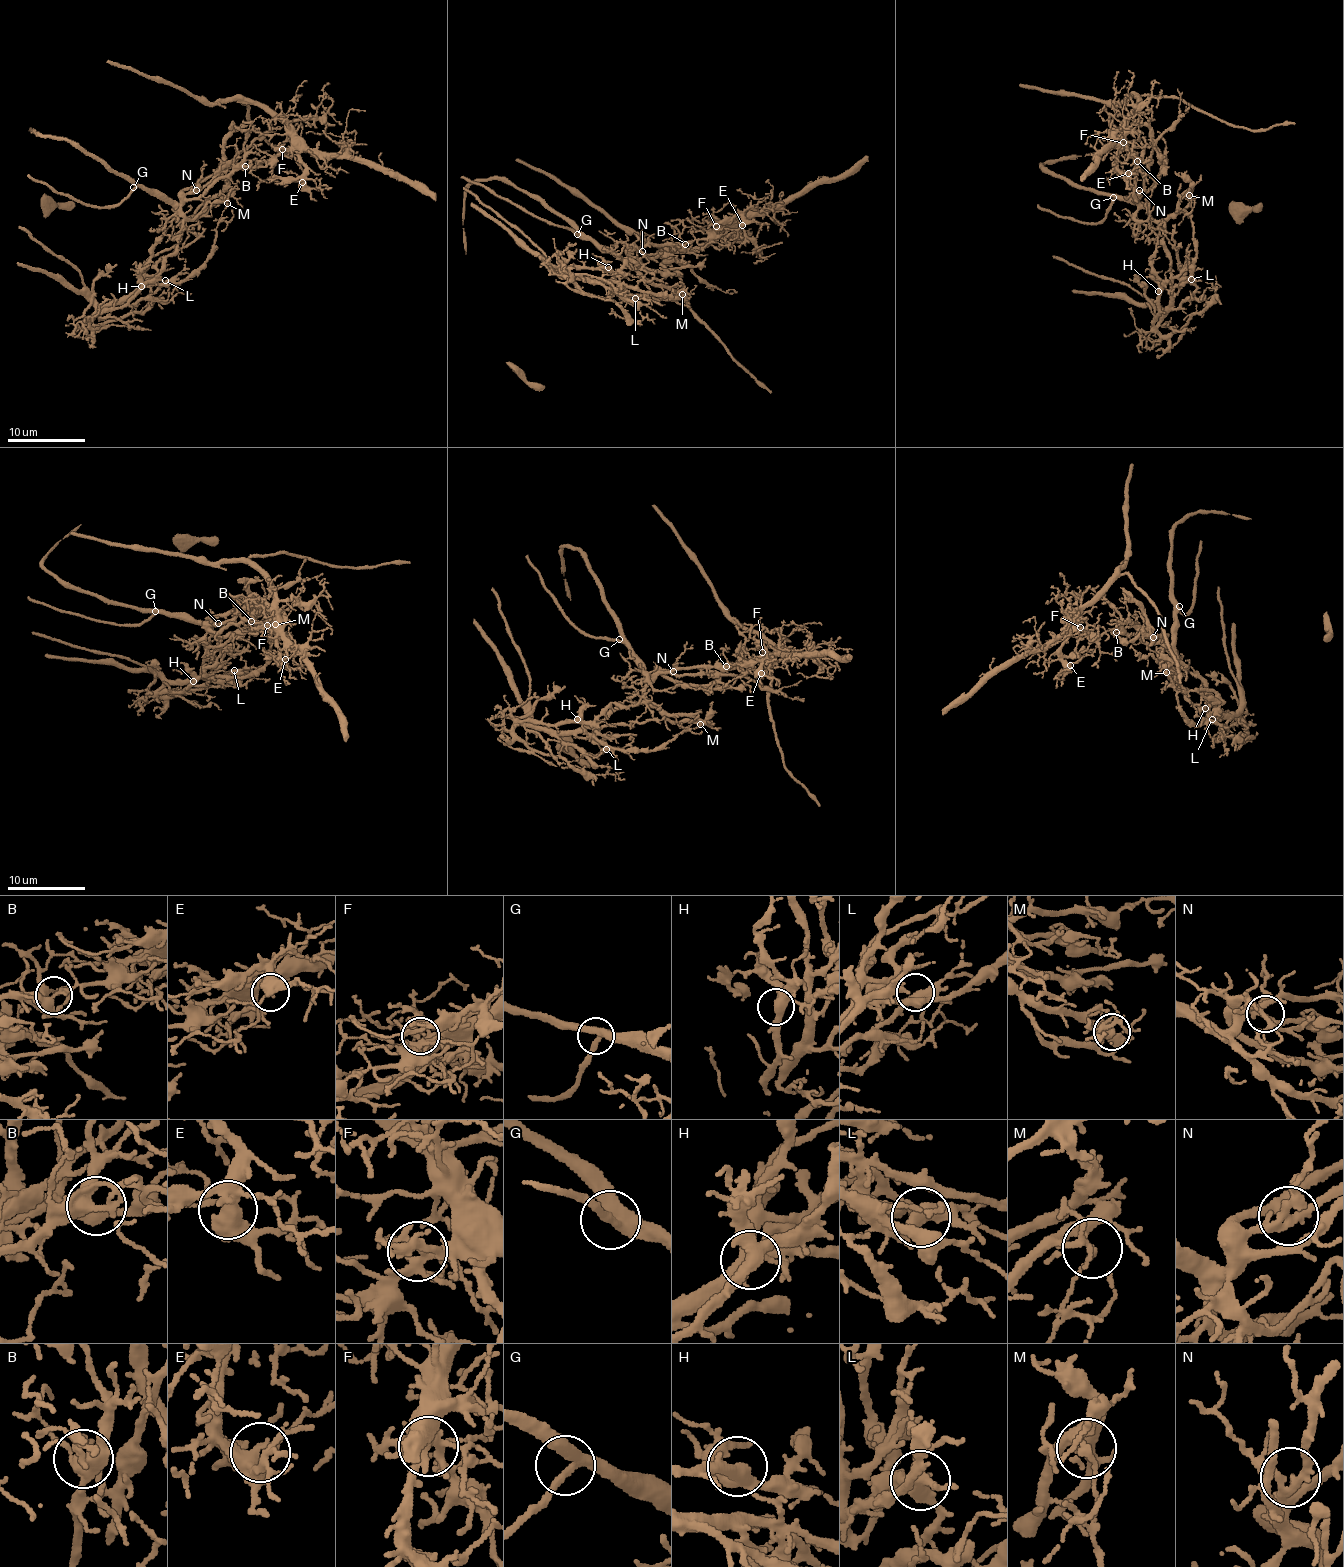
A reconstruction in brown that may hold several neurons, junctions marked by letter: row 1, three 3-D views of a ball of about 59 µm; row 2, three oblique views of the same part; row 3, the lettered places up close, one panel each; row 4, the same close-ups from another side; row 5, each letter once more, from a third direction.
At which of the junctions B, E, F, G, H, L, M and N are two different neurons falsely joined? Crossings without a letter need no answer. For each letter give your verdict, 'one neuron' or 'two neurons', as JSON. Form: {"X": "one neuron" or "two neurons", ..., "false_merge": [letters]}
{"B": "two neurons", "E": "one neuron", "F": "one neuron", "G": "one neuron", "H": "one neuron", "L": "one neuron", "M": "two neurons", "N": "one neuron", "false_merge": ["B", "M"]}

